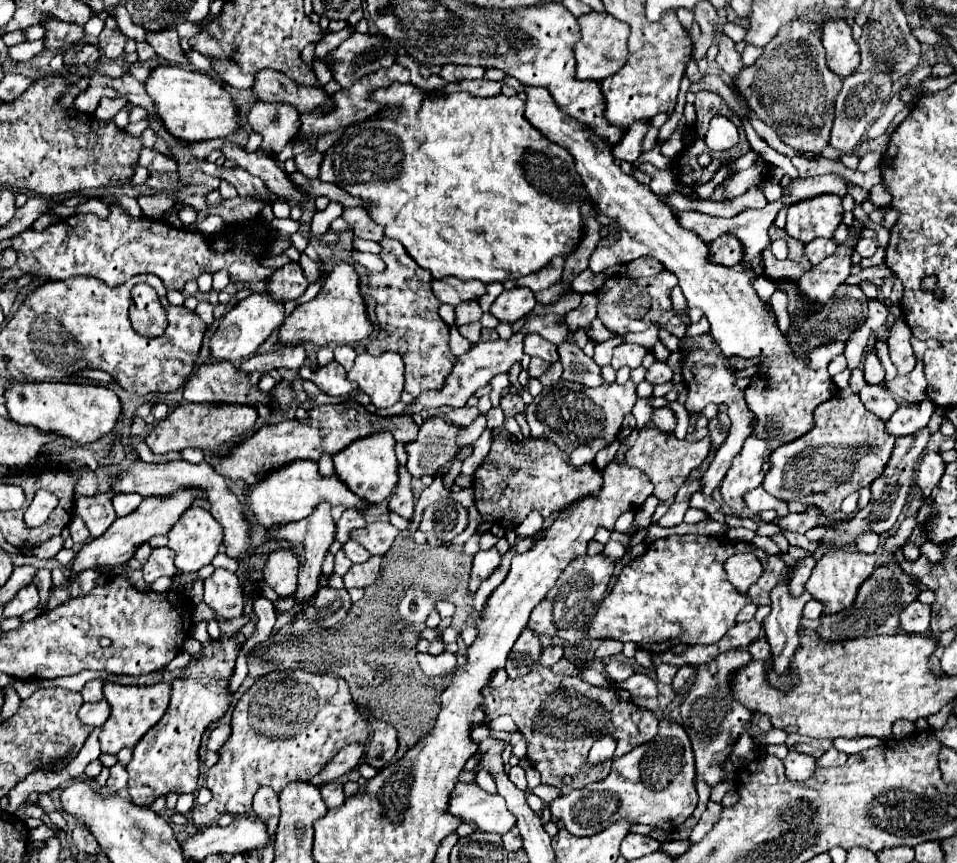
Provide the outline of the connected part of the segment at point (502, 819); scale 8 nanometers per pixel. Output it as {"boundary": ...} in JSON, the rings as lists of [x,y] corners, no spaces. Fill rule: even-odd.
{"boundary":[[[460,781],[450,795],[448,813],[460,817],[466,823],[474,823],[482,831],[498,835],[504,835],[516,821],[500,795],[490,795],[476,783]]]}

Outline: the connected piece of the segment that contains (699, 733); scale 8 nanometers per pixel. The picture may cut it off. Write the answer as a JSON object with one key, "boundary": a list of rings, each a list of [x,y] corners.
{"boundary":[[[730,649],[726,653],[720,653],[712,663],[700,665],[696,669],[696,679],[680,707],[682,727],[692,741],[692,749],[696,757],[696,773],[700,779],[704,779],[712,787],[724,781],[724,771],[720,769],[720,765],[714,765],[714,763],[728,757],[728,755],[716,755],[716,753],[720,751],[732,753],[736,739],[744,733],[744,723],[752,717],[752,713],[744,705],[732,699],[732,693],[728,687],[728,679],[732,671],[738,671],[740,667],[748,665],[750,659],[752,655],[746,649]]]}

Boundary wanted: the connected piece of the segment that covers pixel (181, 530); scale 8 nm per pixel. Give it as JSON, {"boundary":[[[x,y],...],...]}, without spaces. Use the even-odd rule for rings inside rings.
{"boundary":[[[190,507],[168,531],[168,547],[176,553],[174,565],[192,573],[208,565],[222,543],[222,525],[202,507]]]}

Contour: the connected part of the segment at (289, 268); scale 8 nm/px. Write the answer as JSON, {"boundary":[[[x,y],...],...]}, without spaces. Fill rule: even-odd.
{"boundary":[[[290,261],[284,267],[276,269],[270,279],[268,279],[268,293],[272,299],[288,301],[288,299],[298,299],[308,287],[308,279],[300,267],[300,263]]]}

